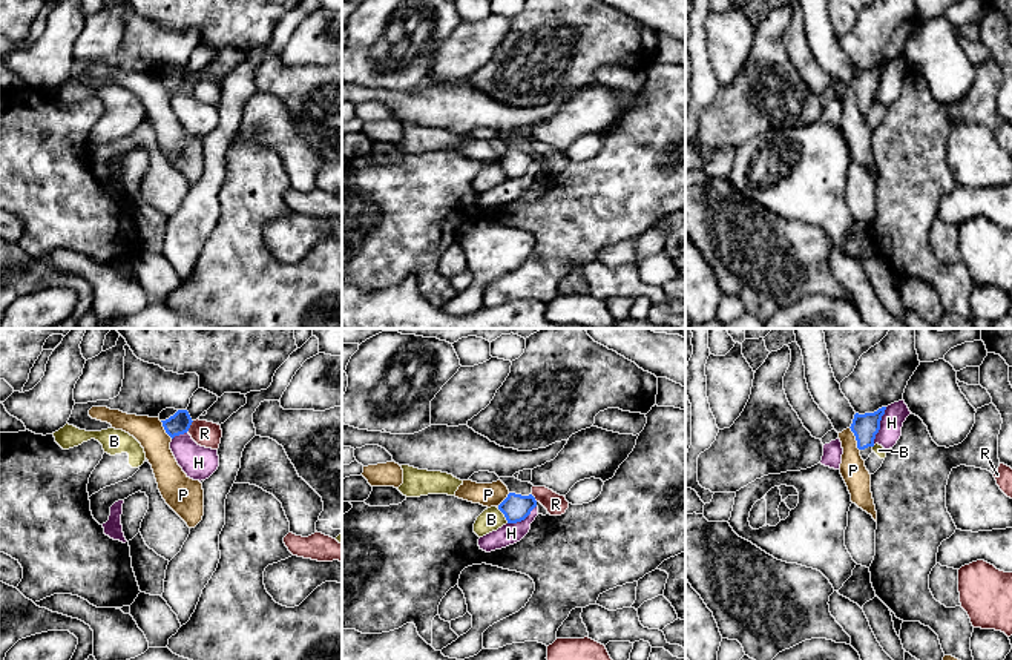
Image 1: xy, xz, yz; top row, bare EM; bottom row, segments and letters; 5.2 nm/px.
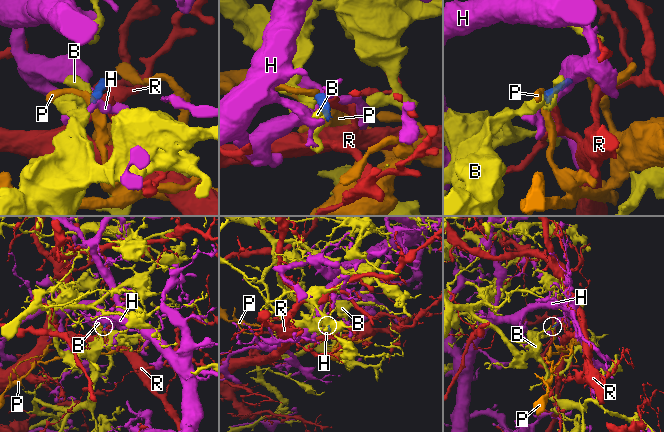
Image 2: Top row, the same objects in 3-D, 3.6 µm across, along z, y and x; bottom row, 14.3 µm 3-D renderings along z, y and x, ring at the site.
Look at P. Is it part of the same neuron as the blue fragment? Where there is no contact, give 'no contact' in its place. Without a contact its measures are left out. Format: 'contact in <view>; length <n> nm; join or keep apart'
contact in yz; length 140 nm; keep apart

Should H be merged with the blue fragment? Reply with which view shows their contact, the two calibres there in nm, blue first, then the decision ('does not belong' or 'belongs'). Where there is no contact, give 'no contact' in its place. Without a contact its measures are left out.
meets blue in yz; 140 nm thick on the blue side, 120 nm on the other; does not belong

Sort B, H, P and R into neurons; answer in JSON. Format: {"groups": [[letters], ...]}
{"groups": [["B"], ["H"], ["P"], ["R"]]}

